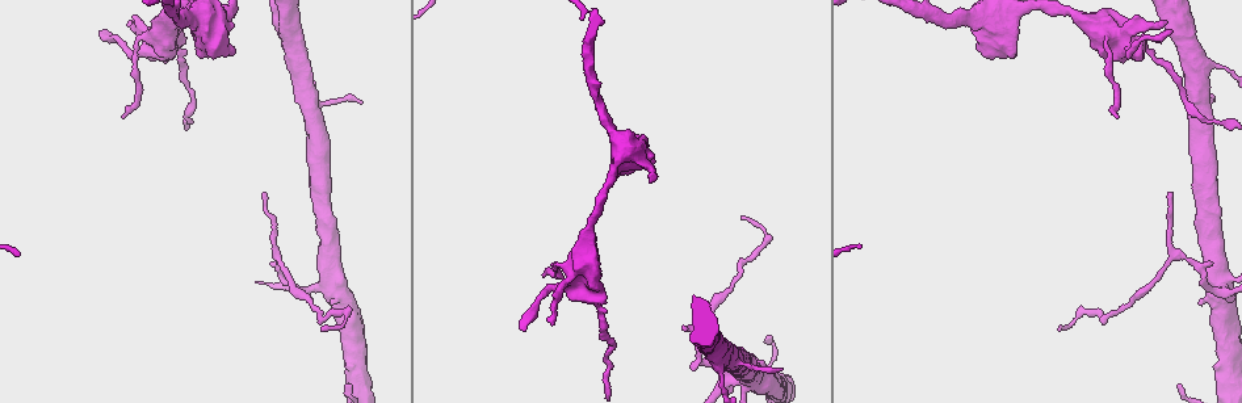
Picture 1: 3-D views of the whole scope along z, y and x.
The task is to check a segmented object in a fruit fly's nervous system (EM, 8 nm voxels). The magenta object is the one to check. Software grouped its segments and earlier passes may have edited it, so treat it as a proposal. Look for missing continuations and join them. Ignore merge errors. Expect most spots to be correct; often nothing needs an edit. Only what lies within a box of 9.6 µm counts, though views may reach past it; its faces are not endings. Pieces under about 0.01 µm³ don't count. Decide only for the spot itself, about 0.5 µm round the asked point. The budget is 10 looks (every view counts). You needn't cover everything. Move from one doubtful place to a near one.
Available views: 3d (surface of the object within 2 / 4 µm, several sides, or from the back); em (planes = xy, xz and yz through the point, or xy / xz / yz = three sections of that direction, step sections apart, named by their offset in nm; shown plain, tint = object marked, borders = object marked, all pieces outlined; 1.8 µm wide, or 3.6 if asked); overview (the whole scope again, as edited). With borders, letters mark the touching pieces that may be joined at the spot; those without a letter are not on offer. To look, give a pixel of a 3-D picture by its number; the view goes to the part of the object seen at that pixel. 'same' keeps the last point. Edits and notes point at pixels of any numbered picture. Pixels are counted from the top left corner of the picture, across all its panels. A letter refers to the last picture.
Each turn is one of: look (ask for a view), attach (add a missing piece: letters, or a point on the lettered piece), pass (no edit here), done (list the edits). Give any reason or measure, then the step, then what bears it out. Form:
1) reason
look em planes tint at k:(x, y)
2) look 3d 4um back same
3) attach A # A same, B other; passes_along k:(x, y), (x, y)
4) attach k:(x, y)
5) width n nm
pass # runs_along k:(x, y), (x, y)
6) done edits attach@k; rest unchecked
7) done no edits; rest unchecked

sudden change in width
look em 3.6um yz step 4 borders at 1:(609, 121)

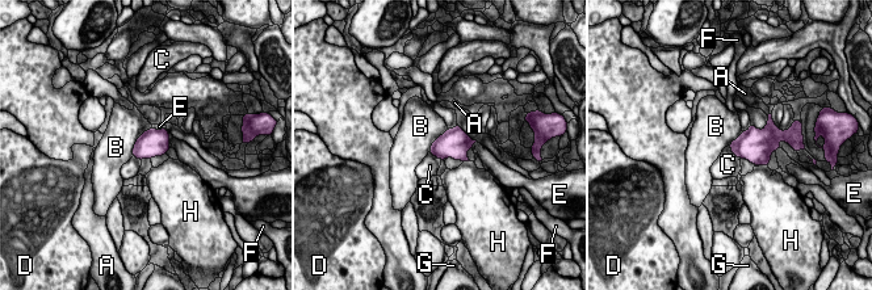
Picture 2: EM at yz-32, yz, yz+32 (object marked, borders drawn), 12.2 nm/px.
look em 3.6um planes borders same

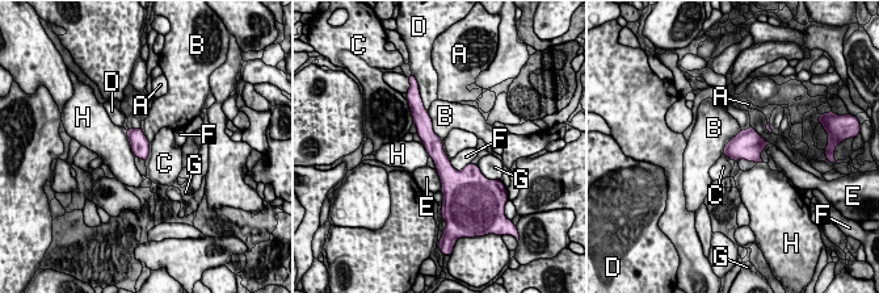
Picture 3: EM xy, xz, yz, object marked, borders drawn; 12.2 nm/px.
pass # A other, B other, C other, D other, E other, F other, G other, H other; border 3:(150, 143), (150, 155), (146, 162); no lettered piece goes on from it

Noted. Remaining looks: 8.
tapers out
look 3d 4um at 1:(1114, 116)

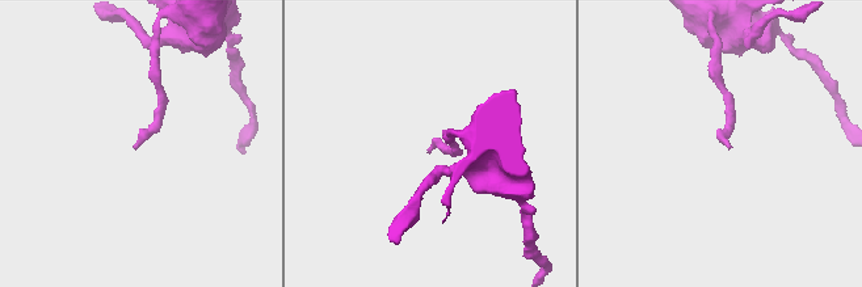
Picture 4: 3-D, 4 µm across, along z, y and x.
look em planes tint at 4:(726, 146)

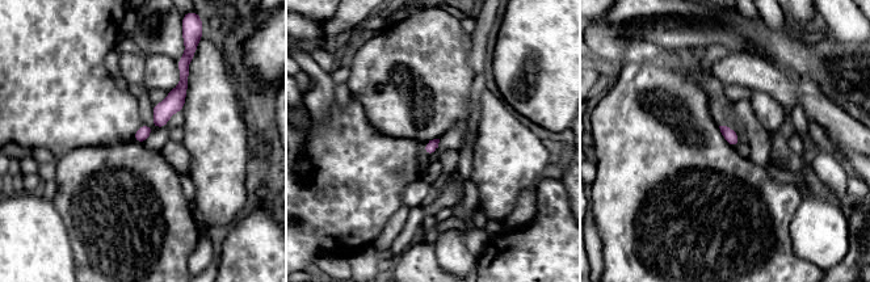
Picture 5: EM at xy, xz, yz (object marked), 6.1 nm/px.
see the neighbours
look em planes borders same

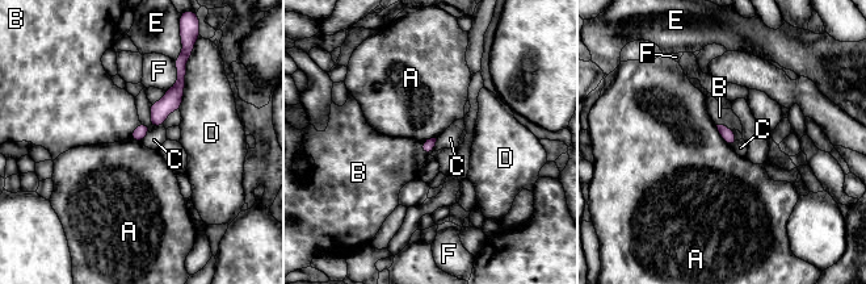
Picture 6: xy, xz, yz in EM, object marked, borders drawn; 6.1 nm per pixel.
pass # A other, B other, C other, D other, E other, F other; border 6:(715, 125), (719, 136), (730, 146); none of them fits

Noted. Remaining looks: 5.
free end
look 3d 2um at 1:(1167, 21)

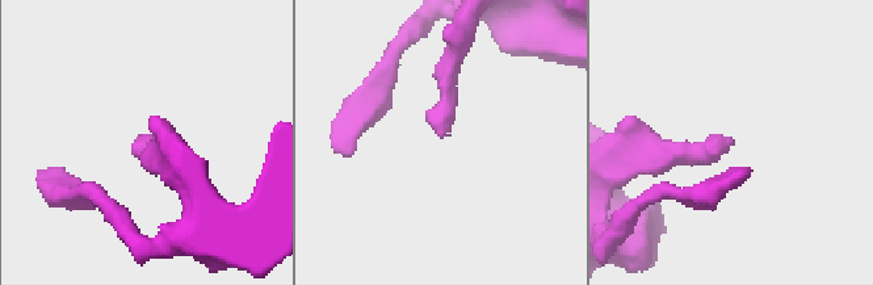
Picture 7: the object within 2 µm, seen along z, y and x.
now the EM
look em planes borders at 7:(441, 137)

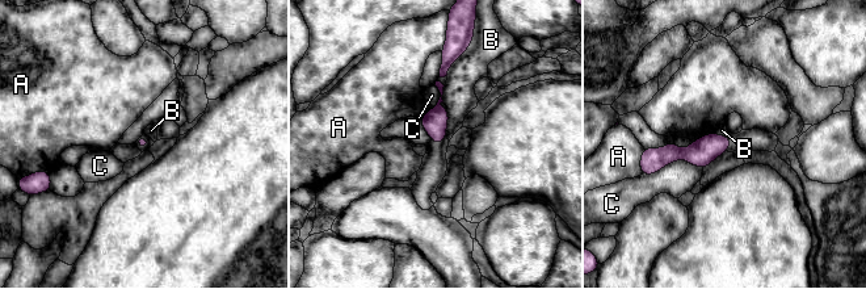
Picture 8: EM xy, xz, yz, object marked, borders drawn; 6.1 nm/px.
longest_contact C 360 nm
pass # A other, B other, C other; no lettered piece goes on from it

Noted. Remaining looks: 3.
tapers out
look em xz step 8 borders at 1:(778, 369)

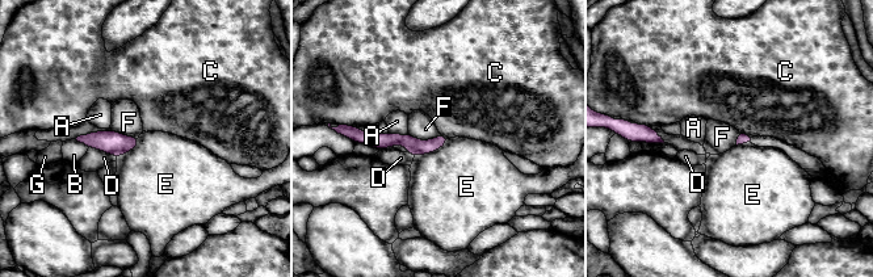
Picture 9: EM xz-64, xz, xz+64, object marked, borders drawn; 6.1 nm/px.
longest_contact E 260 nm
pass # A other, B other, C other, D other, E other, F other, G other; border 9:(408, 133), (419, 139), (440, 134); no lettered piece goes on from it

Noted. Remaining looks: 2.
done no edits; rest unchecked

